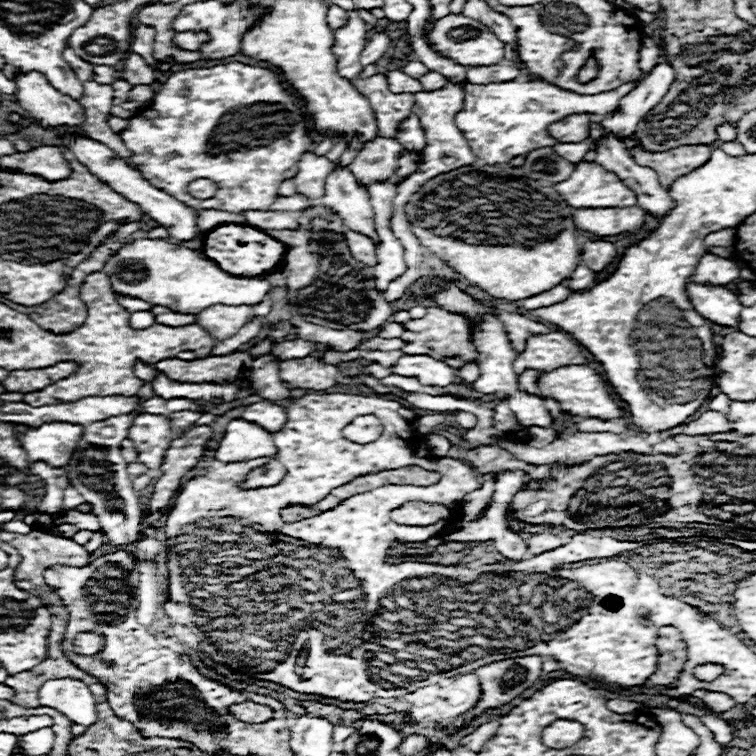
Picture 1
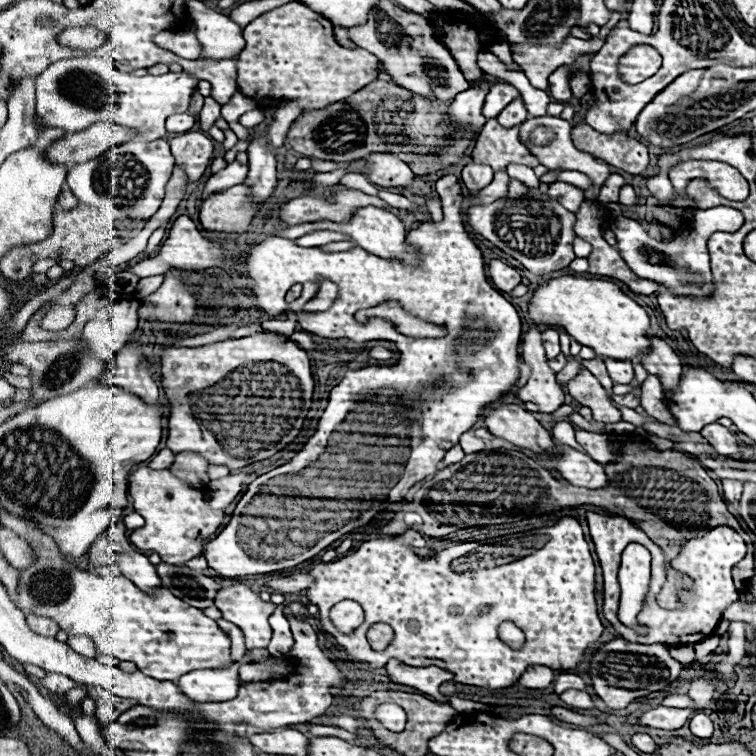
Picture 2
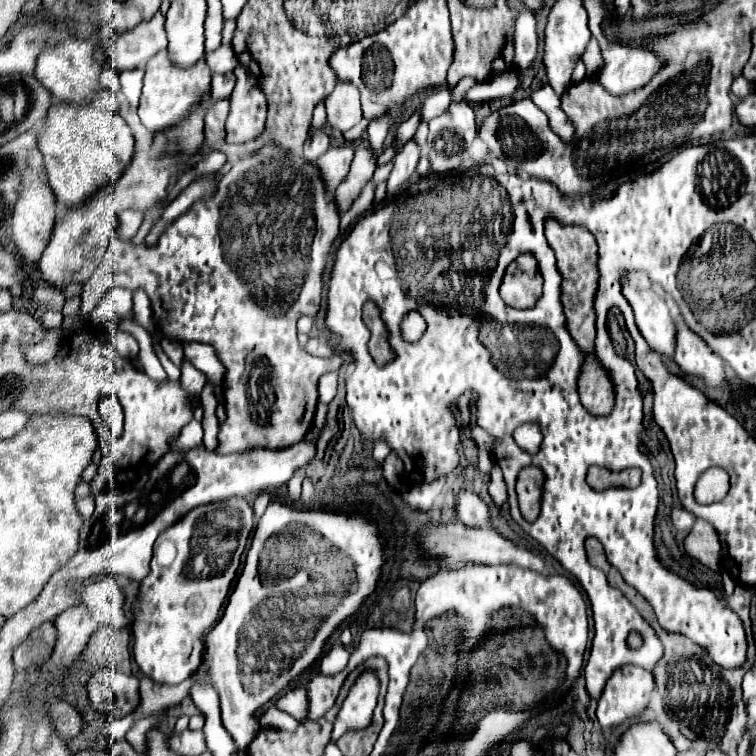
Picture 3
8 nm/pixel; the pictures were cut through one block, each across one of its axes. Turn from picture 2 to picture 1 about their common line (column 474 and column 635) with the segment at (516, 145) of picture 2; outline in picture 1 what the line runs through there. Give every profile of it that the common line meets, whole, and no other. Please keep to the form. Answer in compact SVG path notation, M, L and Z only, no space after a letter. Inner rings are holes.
M636 144L636 148L630 150L630 156L636 160L640 166L648 166L656 170L660 176L660 184L666 188L680 176L692 172L692 168L698 168L704 164L710 156L712 148L706 144L696 144L696 146L678 146L668 152L650 152Z

